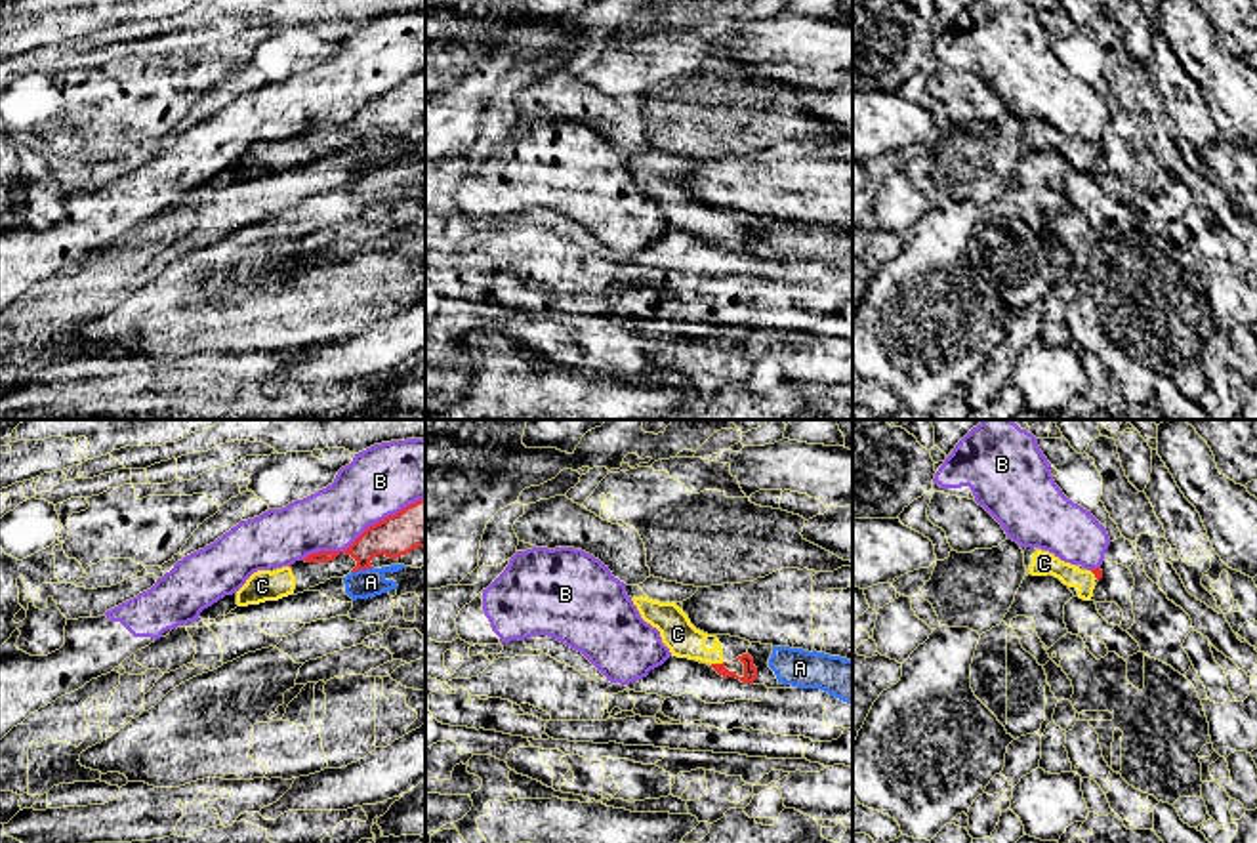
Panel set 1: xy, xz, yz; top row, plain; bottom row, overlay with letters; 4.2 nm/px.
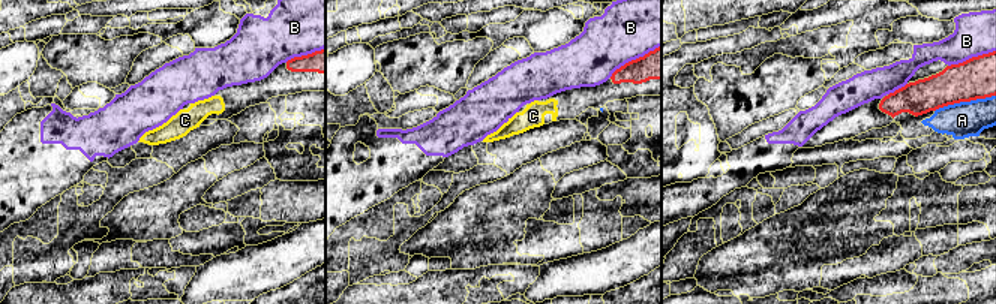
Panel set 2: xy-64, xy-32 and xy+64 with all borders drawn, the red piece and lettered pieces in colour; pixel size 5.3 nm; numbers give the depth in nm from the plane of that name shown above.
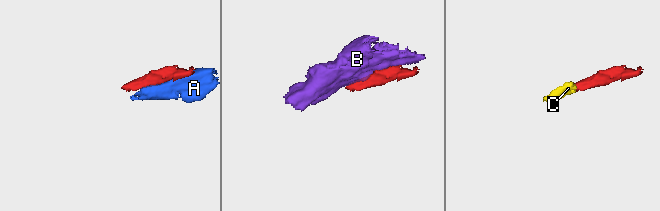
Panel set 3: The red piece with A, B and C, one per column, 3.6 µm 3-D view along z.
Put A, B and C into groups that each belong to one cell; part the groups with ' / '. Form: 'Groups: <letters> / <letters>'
Groups: A / B / C

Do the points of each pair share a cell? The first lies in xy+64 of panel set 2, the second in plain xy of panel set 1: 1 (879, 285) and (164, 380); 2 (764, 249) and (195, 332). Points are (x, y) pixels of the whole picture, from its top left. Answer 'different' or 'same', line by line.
1: same
2: same

